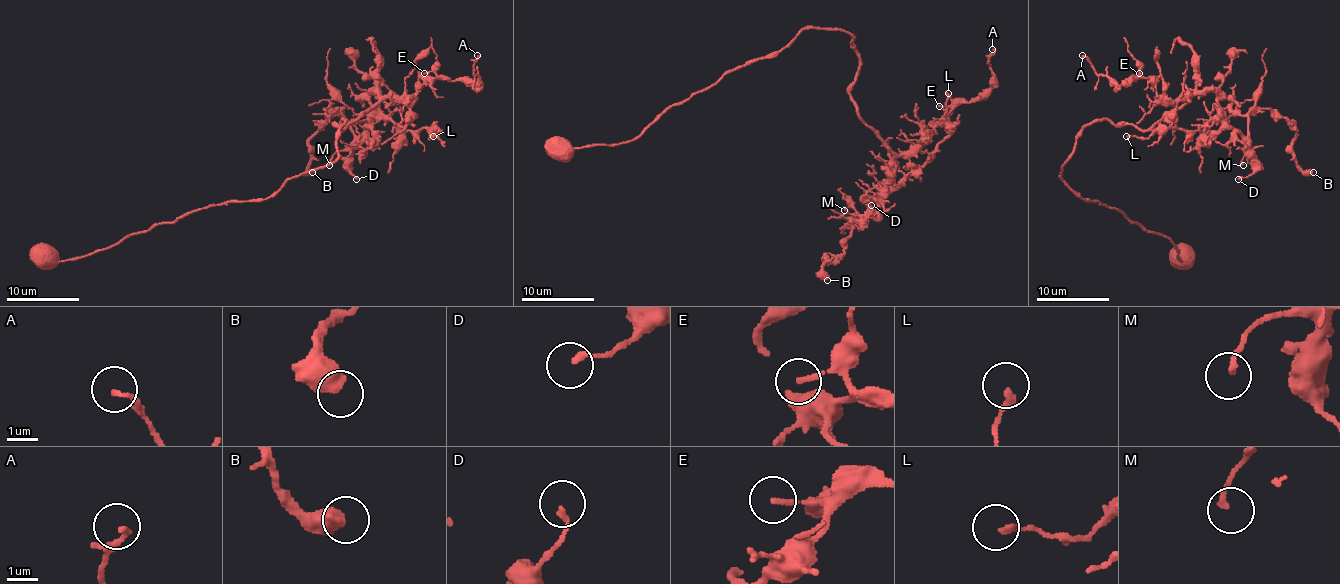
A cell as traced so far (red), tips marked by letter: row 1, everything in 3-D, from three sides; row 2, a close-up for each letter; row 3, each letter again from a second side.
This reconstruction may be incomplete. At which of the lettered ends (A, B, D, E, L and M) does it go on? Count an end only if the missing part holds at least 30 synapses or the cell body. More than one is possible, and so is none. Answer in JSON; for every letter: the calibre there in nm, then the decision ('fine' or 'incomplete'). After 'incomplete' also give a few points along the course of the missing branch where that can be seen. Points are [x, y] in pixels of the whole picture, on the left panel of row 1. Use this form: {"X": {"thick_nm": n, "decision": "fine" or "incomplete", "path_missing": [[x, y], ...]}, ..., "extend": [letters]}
{"A": {"thick_nm": 150, "decision": "fine"}, "B": {"thick_nm": 550, "decision": "fine"}, "D": {"thick_nm": 170, "decision": "fine"}, "E": {"thick_nm": 150, "decision": "fine"}, "L": {"thick_nm": 180, "decision": "fine"}, "M": {"thick_nm": 170, "decision": "fine"}, "extend": []}

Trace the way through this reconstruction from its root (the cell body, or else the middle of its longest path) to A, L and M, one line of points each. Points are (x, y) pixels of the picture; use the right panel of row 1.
A: (1183, 253), (1060, 178), (1088, 125), (1150, 130), (1186, 101), (1159, 77), (1115, 86), (1082, 55)
L: (1183, 253), (1060, 174), (1088, 125), (1148, 130), (1216, 94), (1197, 130), (1126, 136)
M: (1183, 253), (1060, 178), (1075, 137), (1104, 119), (1148, 130), (1214, 92), (1243, 165)

